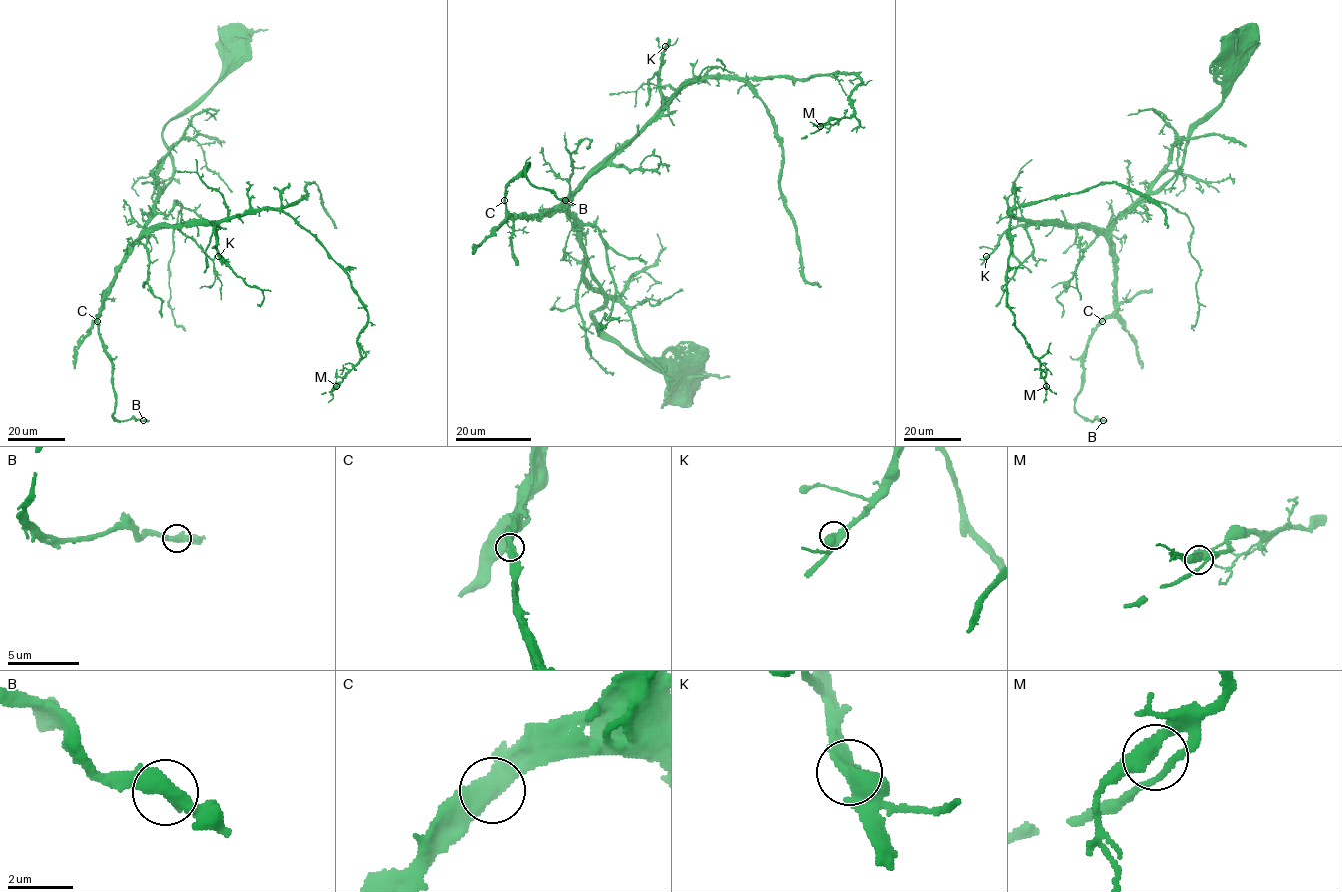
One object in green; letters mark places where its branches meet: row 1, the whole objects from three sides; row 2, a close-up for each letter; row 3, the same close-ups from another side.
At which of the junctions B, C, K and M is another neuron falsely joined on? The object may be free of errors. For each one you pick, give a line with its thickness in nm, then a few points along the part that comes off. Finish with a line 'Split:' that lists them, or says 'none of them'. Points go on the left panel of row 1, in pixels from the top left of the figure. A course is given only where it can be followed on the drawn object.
Split: none of them

